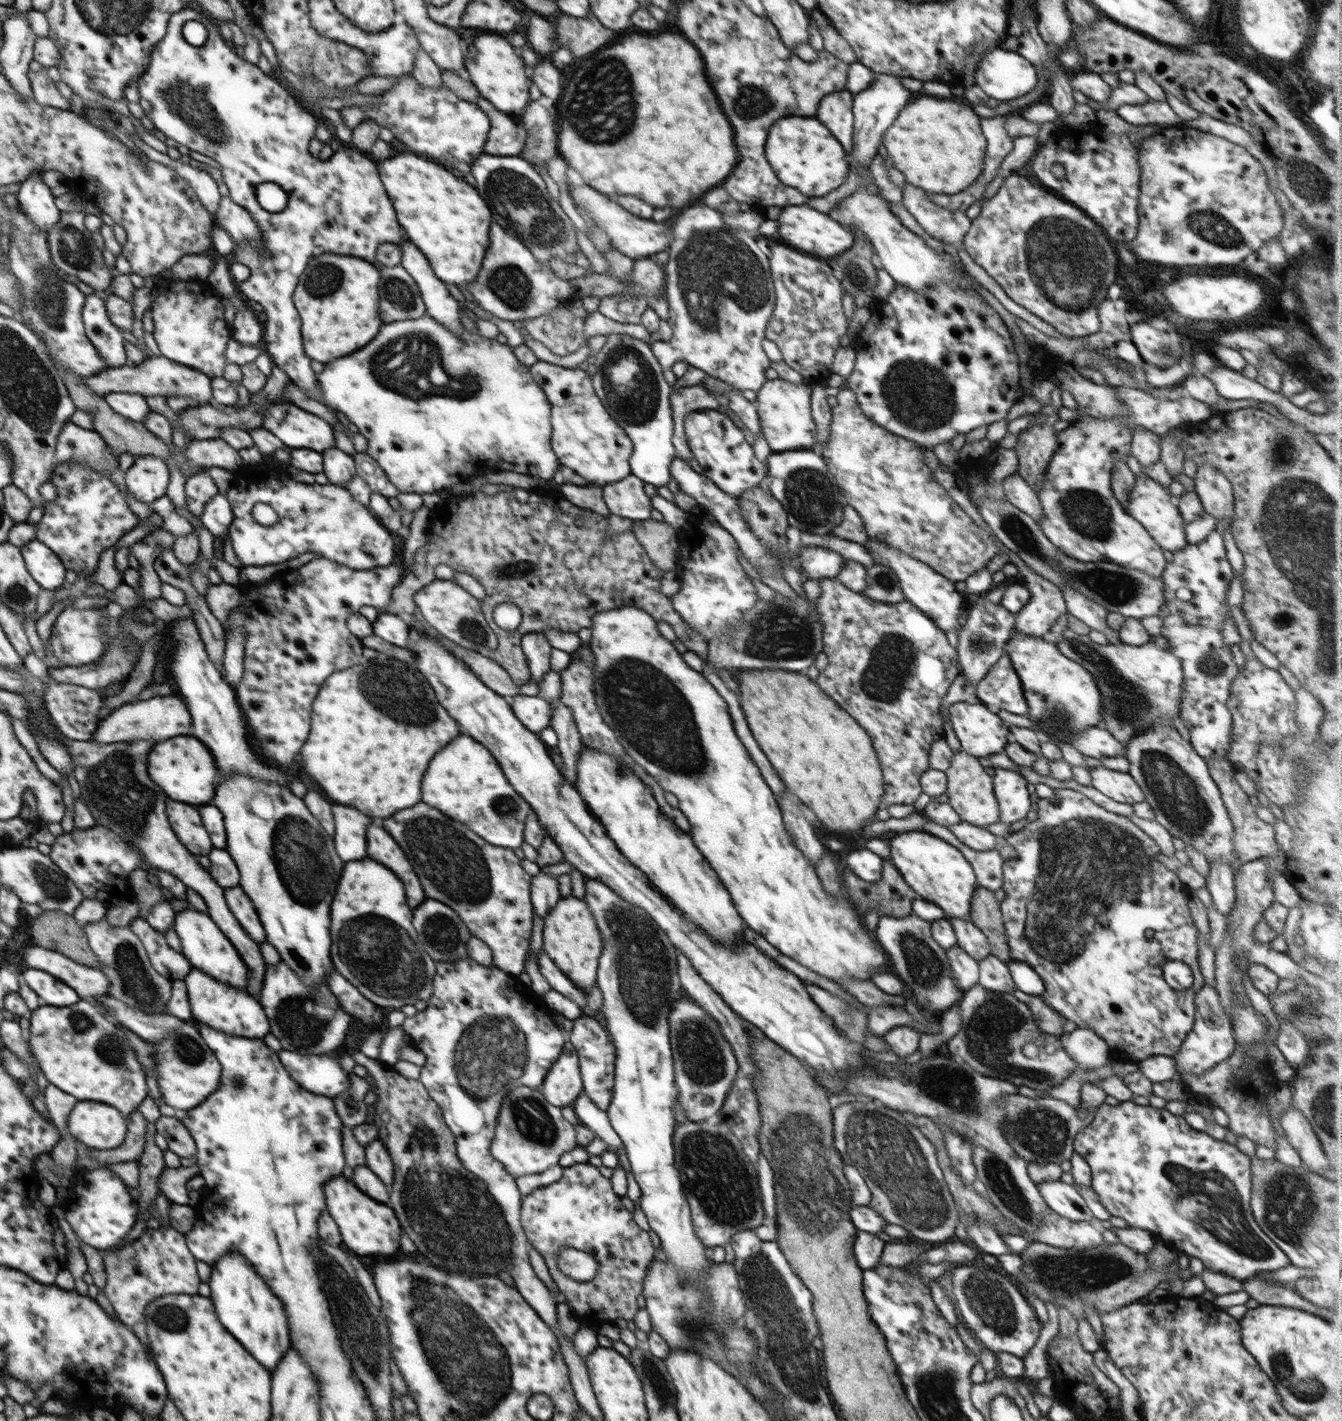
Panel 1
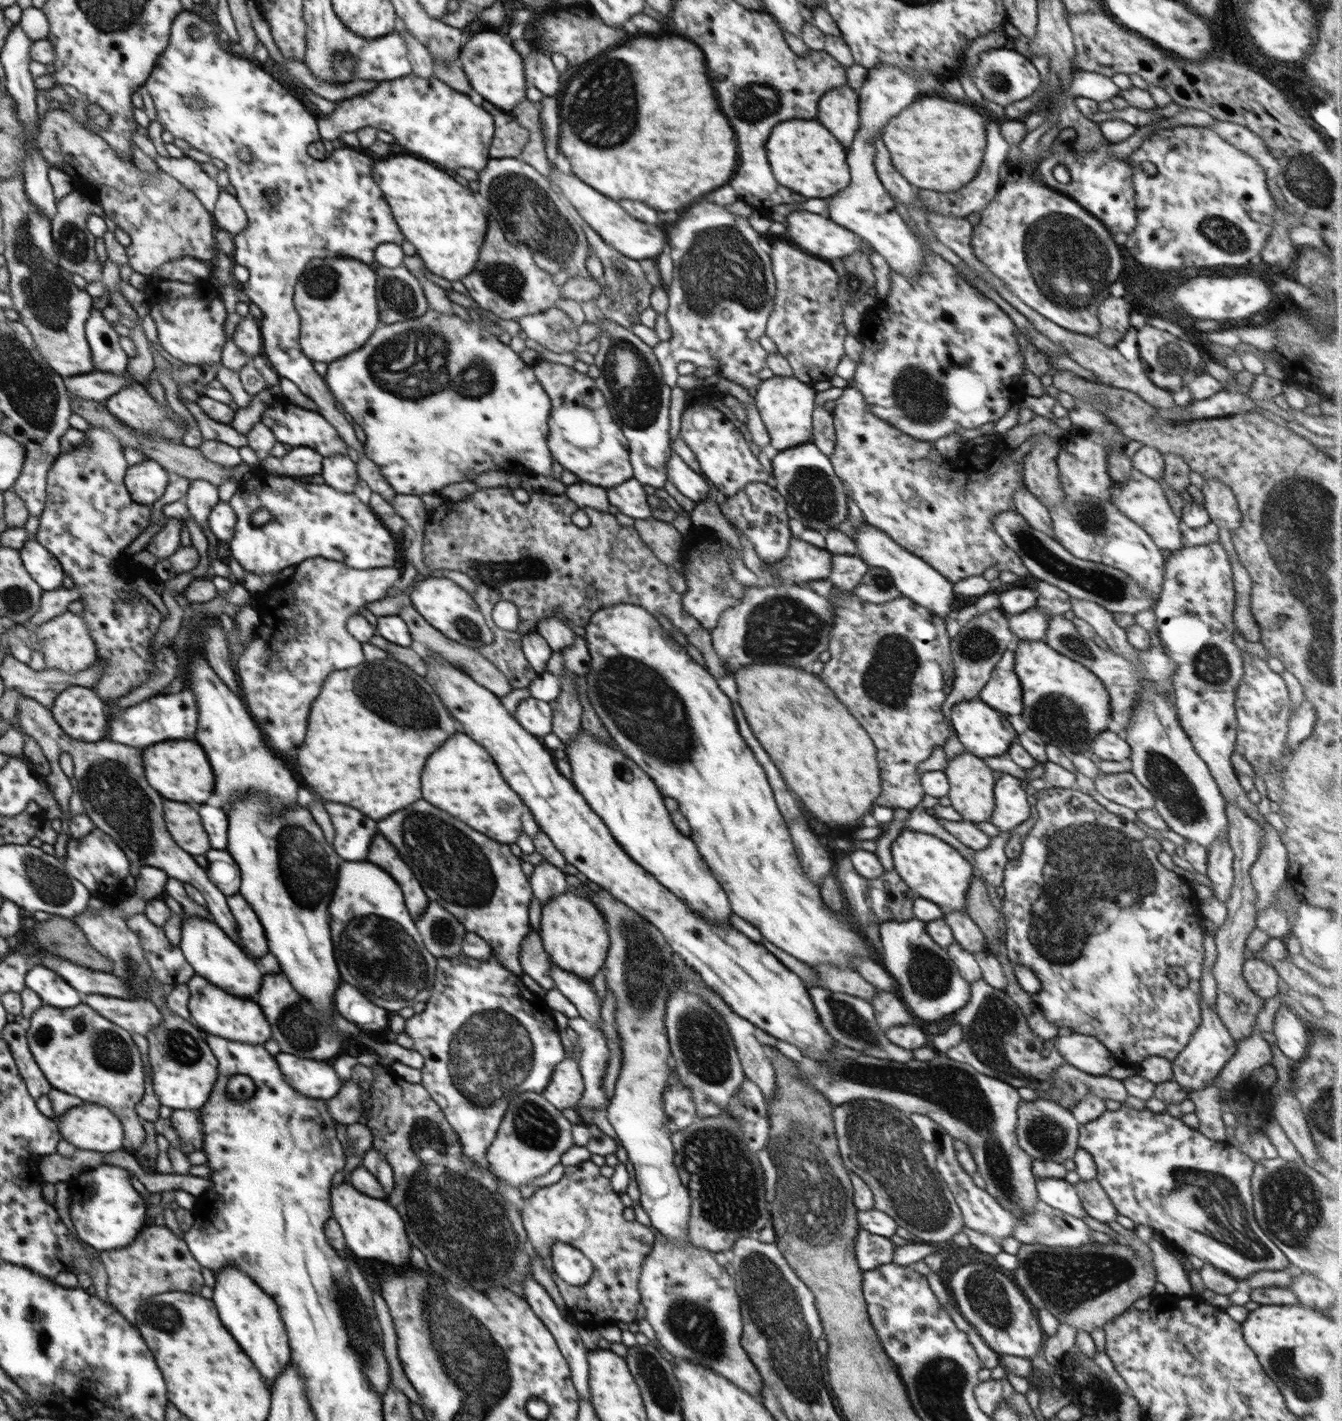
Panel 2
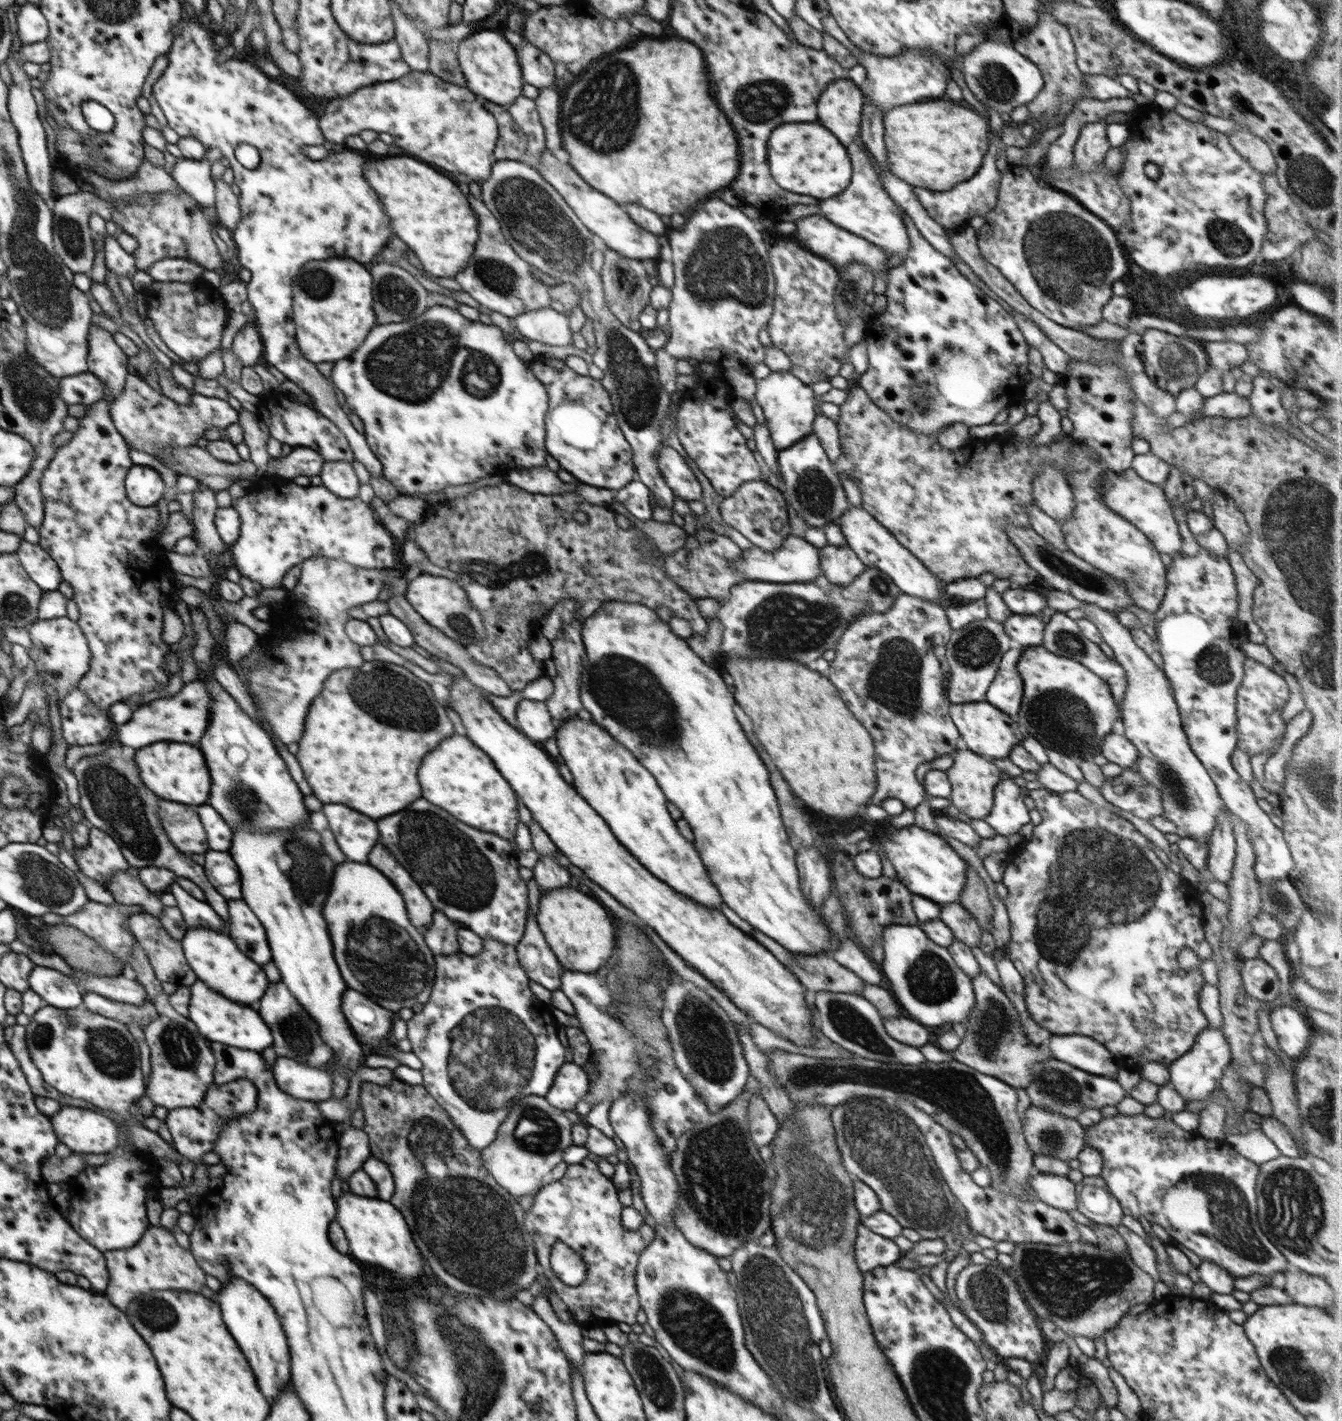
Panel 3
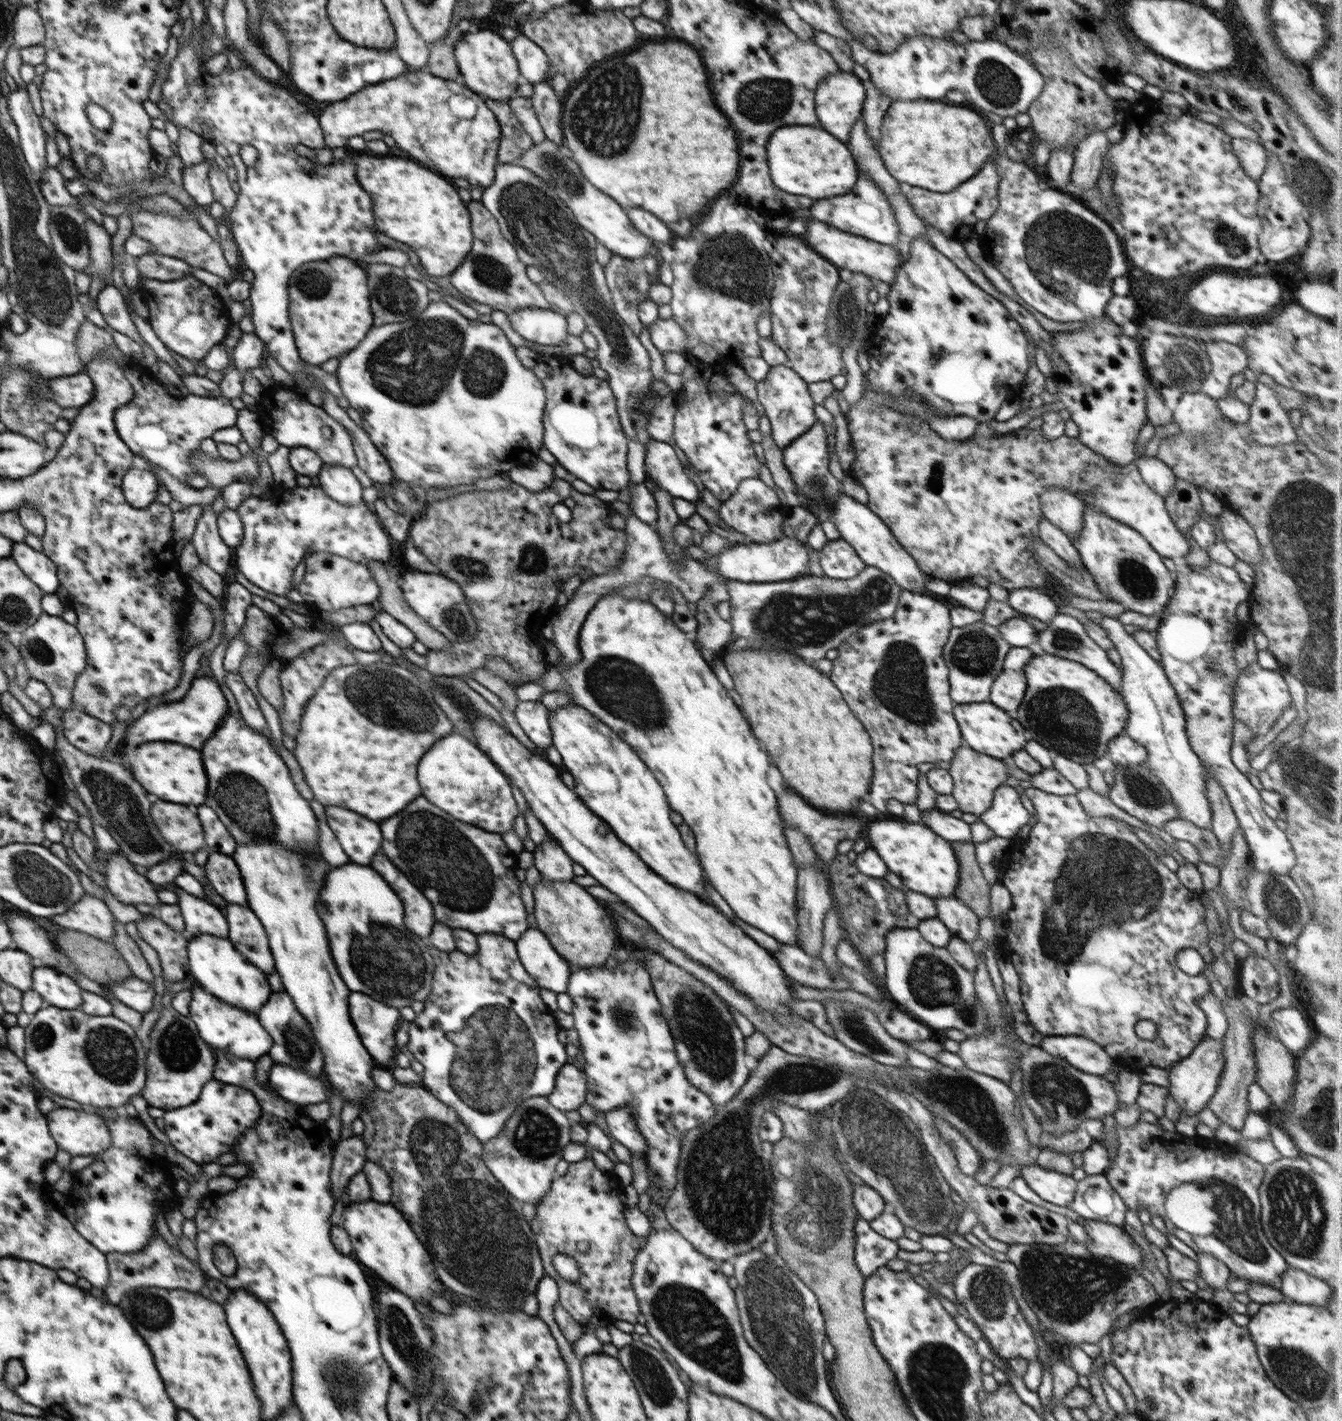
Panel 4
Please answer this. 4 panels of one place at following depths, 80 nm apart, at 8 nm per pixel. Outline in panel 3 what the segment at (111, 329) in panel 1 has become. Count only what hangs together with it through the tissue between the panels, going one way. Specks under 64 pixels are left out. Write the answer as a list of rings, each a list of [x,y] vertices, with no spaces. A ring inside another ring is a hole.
[[[91,323],[89,328],[89,353],[88,353],[88,371],[95,374],[106,386],[107,393],[105,397],[97,403],[87,405],[87,413],[79,418],[78,428],[73,432],[72,438],[68,444],[58,447],[54,458],[48,463],[47,469],[43,472],[41,478],[41,493],[44,503],[45,517],[43,523],[39,527],[39,545],[55,560],[56,565],[60,568],[60,573],[64,582],[70,583],[74,591],[74,602],[78,606],[79,613],[78,624],[82,628],[82,632],[90,642],[90,649],[92,651],[92,660],[90,662],[91,668],[88,673],[80,680],[77,685],[77,690],[82,691],[88,699],[96,705],[105,715],[108,716],[109,708],[117,703],[128,700],[134,694],[142,694],[142,692],[152,692],[152,690],[163,690],[168,684],[169,677],[166,671],[166,654],[175,647],[169,645],[162,639],[163,624],[164,624],[164,606],[170,607],[170,593],[172,593],[171,580],[172,577],[166,576],[165,568],[161,566],[166,563],[166,555],[162,554],[158,544],[159,538],[163,533],[163,526],[160,525],[160,510],[157,505],[152,506],[136,506],[127,497],[125,491],[125,476],[128,474],[130,468],[133,467],[132,460],[130,459],[130,446],[124,440],[124,437],[118,432],[118,429],[112,422],[112,415],[117,411],[120,405],[123,405],[123,400],[126,396],[125,382],[126,379],[131,377],[130,372],[127,370],[129,357],[118,346],[118,343],[113,339],[113,334],[98,325]],[[148,581],[156,582],[158,588],[156,590],[140,590],[140,584],[146,584]]]

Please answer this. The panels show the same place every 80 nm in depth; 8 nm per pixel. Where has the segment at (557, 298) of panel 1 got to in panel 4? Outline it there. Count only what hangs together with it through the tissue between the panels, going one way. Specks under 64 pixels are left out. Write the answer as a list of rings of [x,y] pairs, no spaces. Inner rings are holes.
[[[468,202],[466,208],[472,220],[470,228],[474,232],[474,242],[471,243],[472,250],[468,256],[449,276],[452,286],[466,298],[480,304],[488,304],[494,310],[501,310],[507,315],[528,307],[544,310],[554,308],[546,300],[539,286],[528,279],[526,264],[518,258],[515,246],[502,236],[496,218],[480,202]]]

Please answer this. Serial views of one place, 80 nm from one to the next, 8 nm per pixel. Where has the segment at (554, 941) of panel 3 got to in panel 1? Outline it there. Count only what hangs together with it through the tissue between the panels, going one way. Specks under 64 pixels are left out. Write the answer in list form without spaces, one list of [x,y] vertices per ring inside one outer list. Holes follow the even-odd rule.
[[[574,895],[561,897],[554,908],[543,918],[543,947],[554,964],[583,992],[588,992],[597,982],[599,958],[603,949],[603,938],[594,915],[587,904]]]

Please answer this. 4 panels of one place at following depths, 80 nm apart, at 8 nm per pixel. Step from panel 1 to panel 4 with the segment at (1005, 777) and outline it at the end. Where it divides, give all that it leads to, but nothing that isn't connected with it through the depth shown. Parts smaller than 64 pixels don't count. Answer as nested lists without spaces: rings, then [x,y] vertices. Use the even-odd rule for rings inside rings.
[[[1004,783],[994,791],[992,806],[979,817],[995,832],[995,836],[1013,840],[1031,814],[1031,808],[1014,787]]]

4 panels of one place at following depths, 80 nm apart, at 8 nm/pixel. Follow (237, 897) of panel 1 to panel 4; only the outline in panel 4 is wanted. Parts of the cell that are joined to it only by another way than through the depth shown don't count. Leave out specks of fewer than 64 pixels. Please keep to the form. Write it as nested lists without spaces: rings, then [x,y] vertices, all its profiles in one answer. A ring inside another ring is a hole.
[[[228,902],[224,913],[229,924],[228,939],[234,948],[264,974],[273,972],[275,960],[269,947],[267,932],[252,909]]]

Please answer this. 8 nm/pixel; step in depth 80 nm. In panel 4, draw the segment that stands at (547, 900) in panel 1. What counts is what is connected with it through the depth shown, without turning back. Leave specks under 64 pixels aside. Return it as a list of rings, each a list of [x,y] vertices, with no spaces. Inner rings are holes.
[[[549,833],[542,844],[535,846],[533,855],[534,866],[545,879],[572,881],[575,877],[572,869],[573,860]]]

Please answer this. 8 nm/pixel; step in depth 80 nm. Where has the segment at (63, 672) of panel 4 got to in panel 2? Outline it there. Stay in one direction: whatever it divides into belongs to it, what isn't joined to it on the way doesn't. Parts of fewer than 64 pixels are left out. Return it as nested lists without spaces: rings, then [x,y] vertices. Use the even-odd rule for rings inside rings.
[[[70,611],[36,628],[36,640],[40,645],[47,668],[57,668],[70,674],[92,667],[97,662],[97,647],[93,636],[90,636],[89,624],[82,619],[82,615],[74,615]]]

